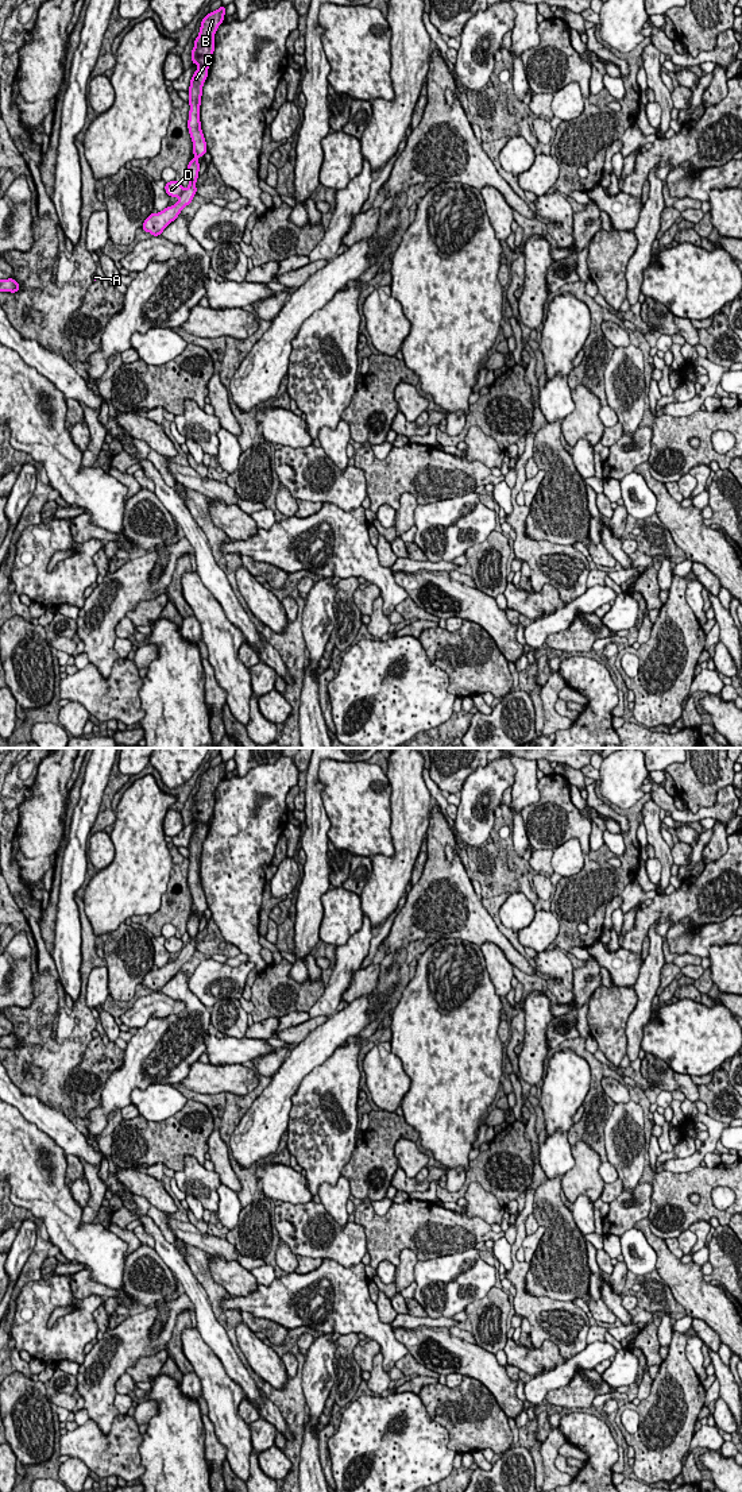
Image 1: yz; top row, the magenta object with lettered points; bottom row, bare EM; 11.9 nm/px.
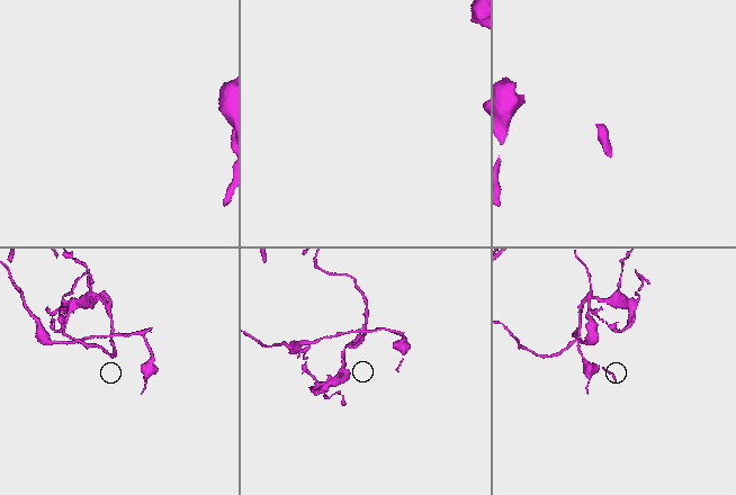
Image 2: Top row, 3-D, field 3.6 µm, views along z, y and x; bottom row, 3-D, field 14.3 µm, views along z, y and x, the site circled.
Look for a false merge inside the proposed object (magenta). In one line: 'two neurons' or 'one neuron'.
two neurons

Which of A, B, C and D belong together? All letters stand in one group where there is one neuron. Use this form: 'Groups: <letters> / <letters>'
Groups: A B C / D

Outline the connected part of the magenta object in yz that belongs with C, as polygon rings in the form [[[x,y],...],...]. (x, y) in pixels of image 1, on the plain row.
[[[221,762],[219,766],[209,768],[201,778],[198,793],[194,797],[192,806],[192,821],[197,820],[198,825],[194,828],[190,843],[189,843],[189,876],[188,884],[193,898],[193,910],[188,921],[186,933],[189,934],[189,942],[183,945],[179,956],[173,961],[167,963],[158,969],[151,969],[143,979],[142,984],[150,988],[152,992],[159,992],[171,978],[174,978],[181,967],[189,961],[197,949],[196,938],[198,934],[200,920],[198,914],[206,909],[206,898],[201,886],[200,878],[200,861],[202,852],[202,843],[208,833],[209,818],[213,814],[215,807],[215,790],[220,780],[224,778],[225,763]]]

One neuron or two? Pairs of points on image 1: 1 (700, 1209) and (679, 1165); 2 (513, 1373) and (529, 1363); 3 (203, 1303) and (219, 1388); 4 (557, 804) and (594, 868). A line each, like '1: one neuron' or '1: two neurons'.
1: two neurons
2: two neurons
3: two neurons
4: two neurons

